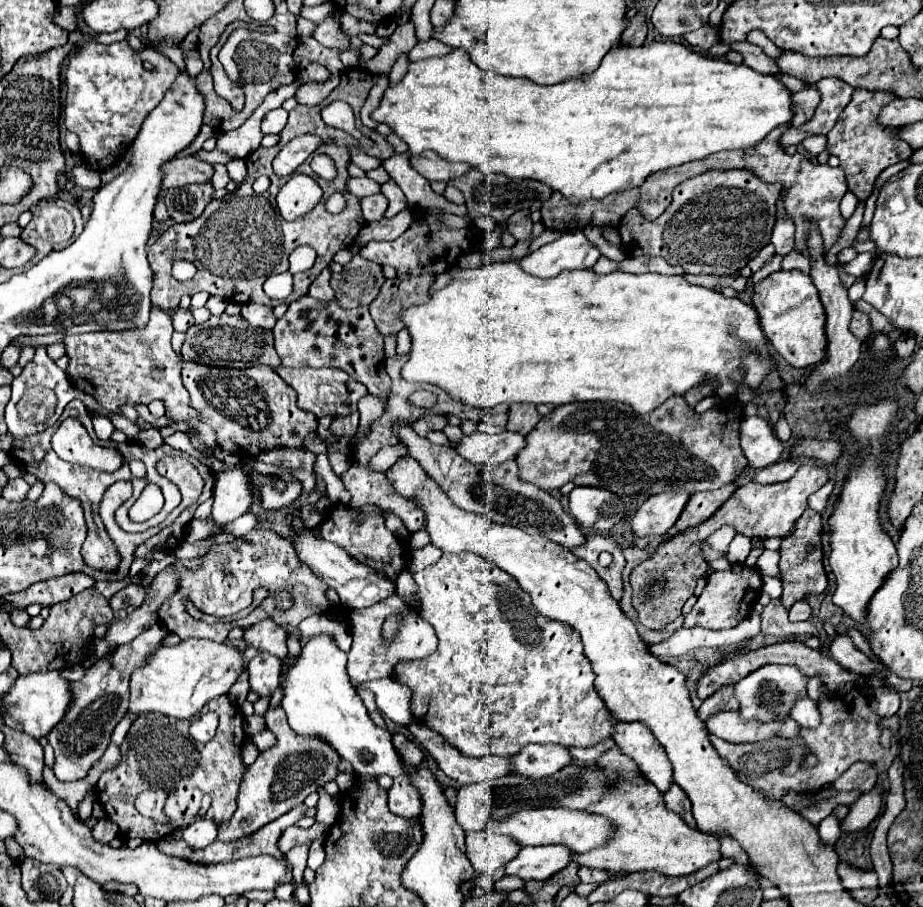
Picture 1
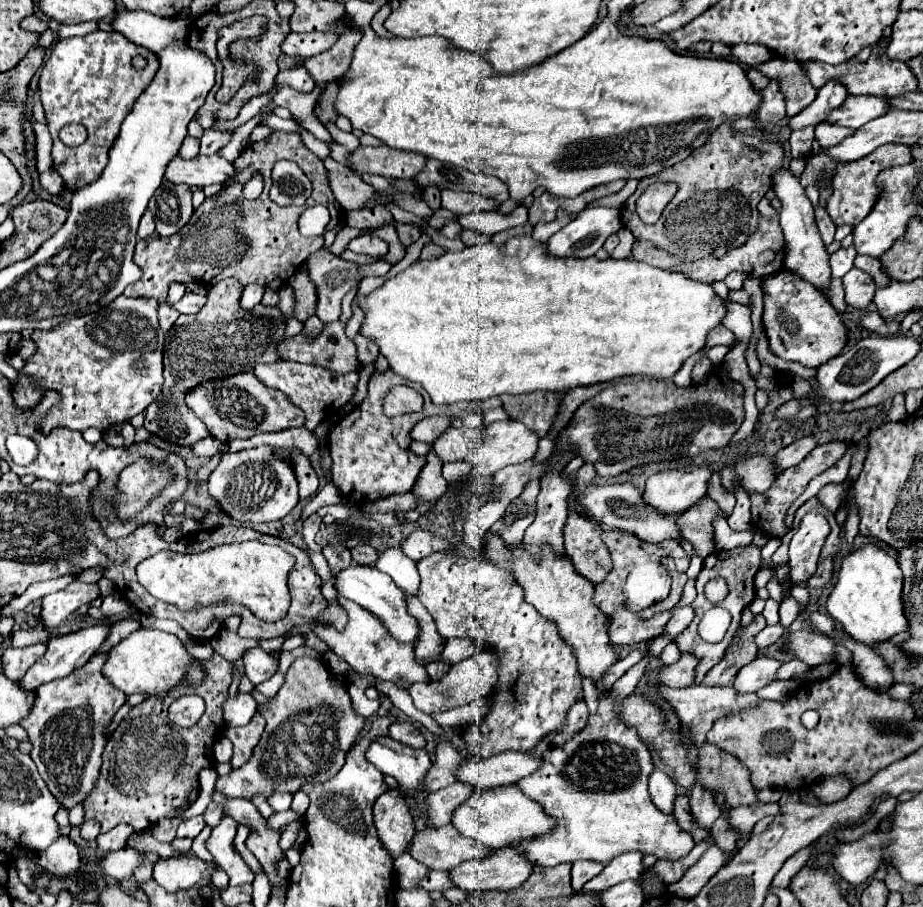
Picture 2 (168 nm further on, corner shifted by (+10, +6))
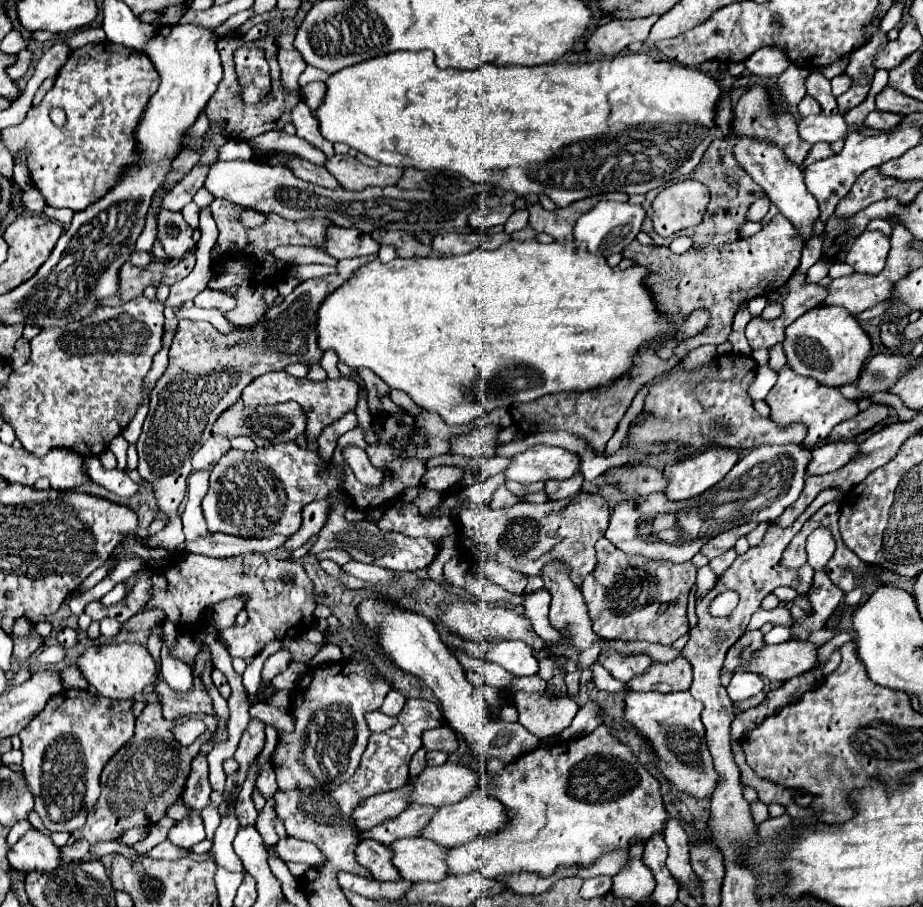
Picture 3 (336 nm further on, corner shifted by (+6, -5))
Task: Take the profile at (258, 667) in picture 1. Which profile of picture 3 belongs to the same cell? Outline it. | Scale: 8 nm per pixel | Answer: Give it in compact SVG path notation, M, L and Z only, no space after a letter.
M278 650L272 656L268 656L262 668L262 680L270 682L274 676L278 676L288 668L288 662L290 662L290 654L286 650Z

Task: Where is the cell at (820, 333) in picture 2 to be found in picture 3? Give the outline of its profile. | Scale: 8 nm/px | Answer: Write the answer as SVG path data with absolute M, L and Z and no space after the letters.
M816 306L804 316L796 318L792 326L784 330L784 354L786 364L800 376L810 376L824 386L850 384L858 378L862 364L870 356L870 338L862 330L856 318L852 318L840 306Z

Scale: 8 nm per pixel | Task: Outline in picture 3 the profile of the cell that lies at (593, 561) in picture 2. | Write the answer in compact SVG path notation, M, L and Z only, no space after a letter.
M580 492L576 498L558 504L552 502L532 504L520 500L514 506L500 510L478 504L462 504L462 510L456 514L456 522L460 524L464 536L478 542L478 546L486 554L494 554L494 558L500 564L518 570L526 576L538 574L540 566L544 566L550 560L556 560L556 556L550 554L560 544L562 546L560 560L564 560L570 566L570 578L576 586L580 586L596 566L594 544L604 536L608 520L610 520L608 502L598 494L584 494L584 492Z

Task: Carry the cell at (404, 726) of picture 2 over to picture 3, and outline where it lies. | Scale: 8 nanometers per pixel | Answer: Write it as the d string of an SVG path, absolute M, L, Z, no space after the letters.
M440 726L434 730L426 730L422 734L422 744L426 748L426 752L432 750L442 750L442 752L454 752L458 748L456 736L448 726Z

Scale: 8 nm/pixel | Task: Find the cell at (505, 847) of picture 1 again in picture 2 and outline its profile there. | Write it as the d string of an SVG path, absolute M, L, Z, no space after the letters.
M442 825L438 829L424 829L414 835L410 845L410 855L424 863L428 869L448 871L456 865L480 859L490 849L484 845L476 845L470 837L460 837L452 825Z

